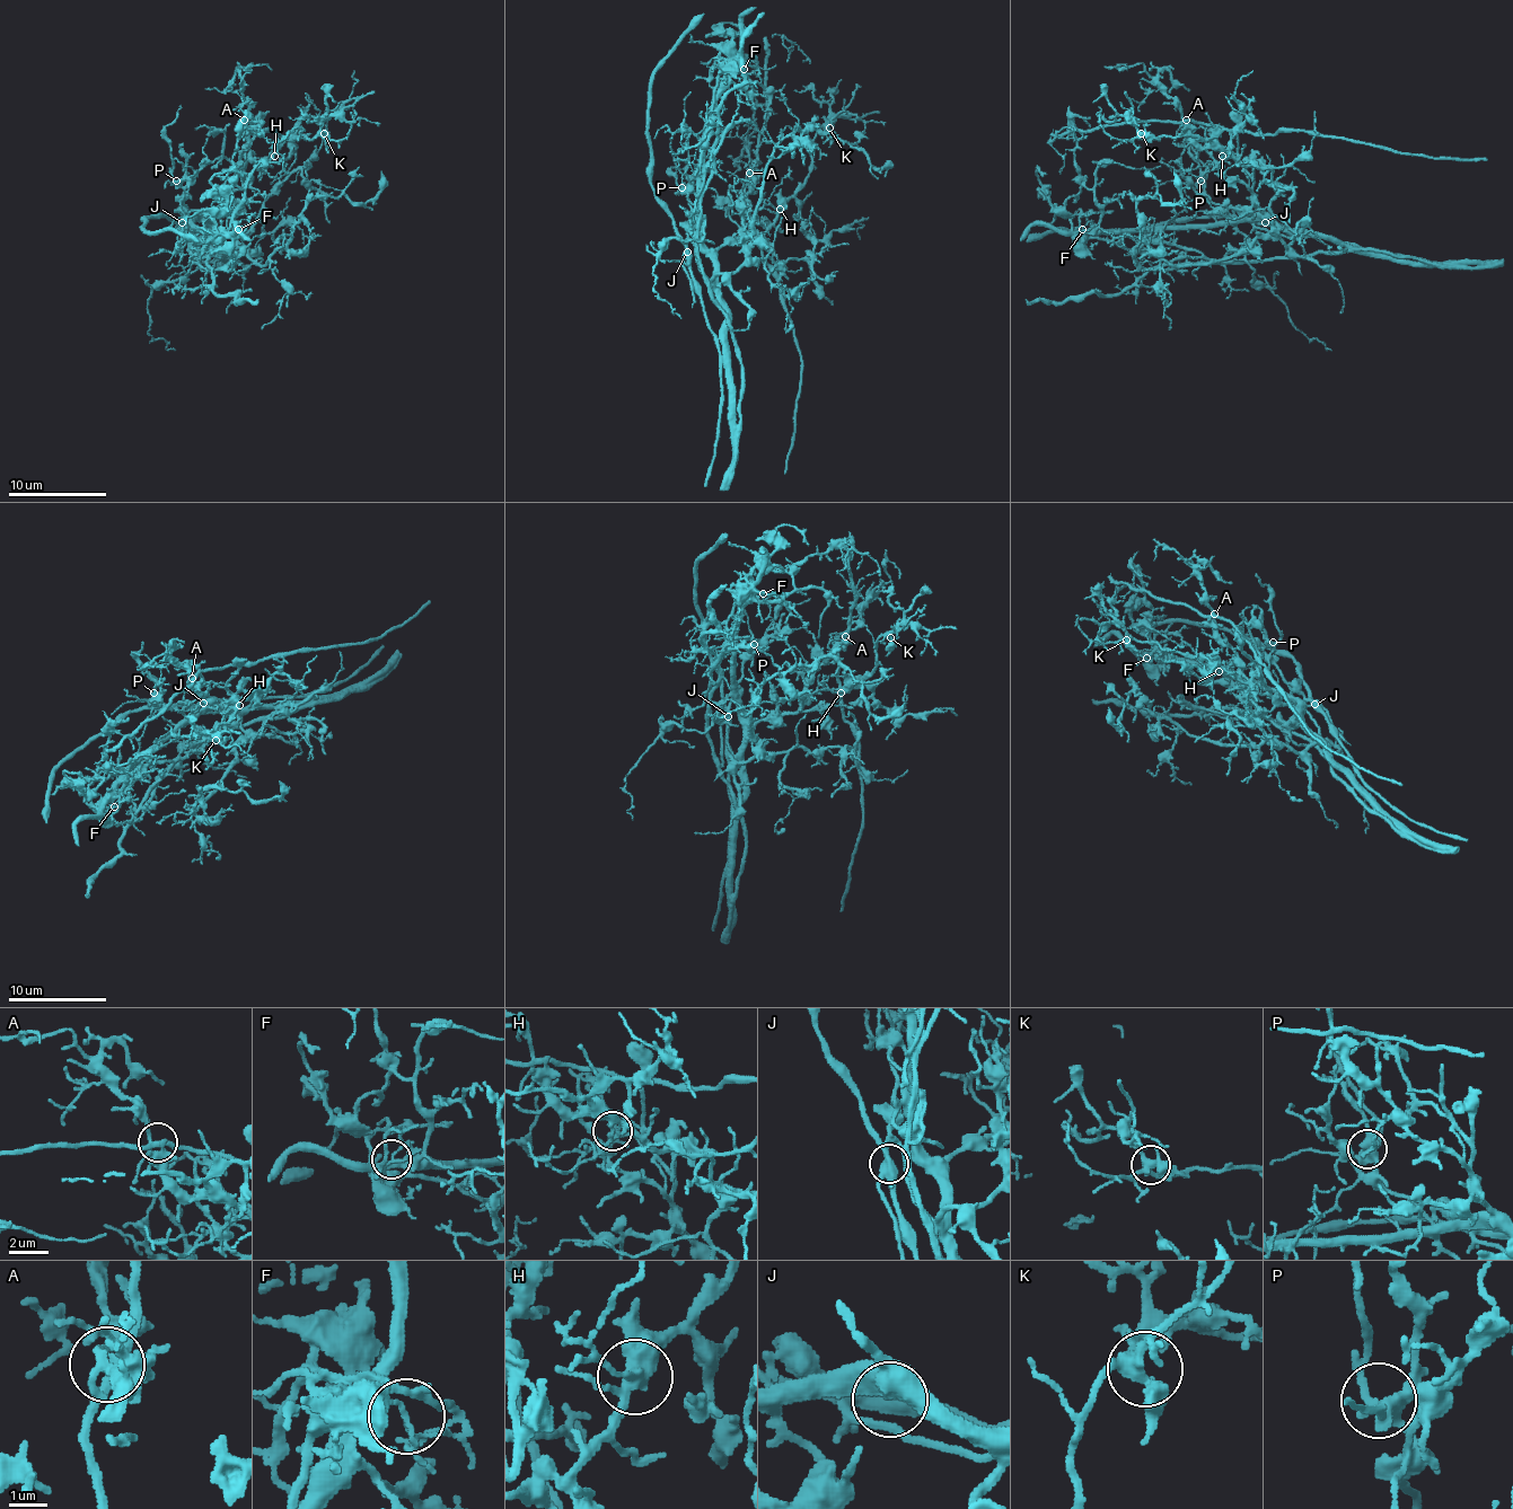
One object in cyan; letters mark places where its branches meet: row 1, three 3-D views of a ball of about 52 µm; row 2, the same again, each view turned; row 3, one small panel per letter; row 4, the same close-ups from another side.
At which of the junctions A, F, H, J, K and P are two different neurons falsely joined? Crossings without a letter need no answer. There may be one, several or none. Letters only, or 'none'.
A, F, J

